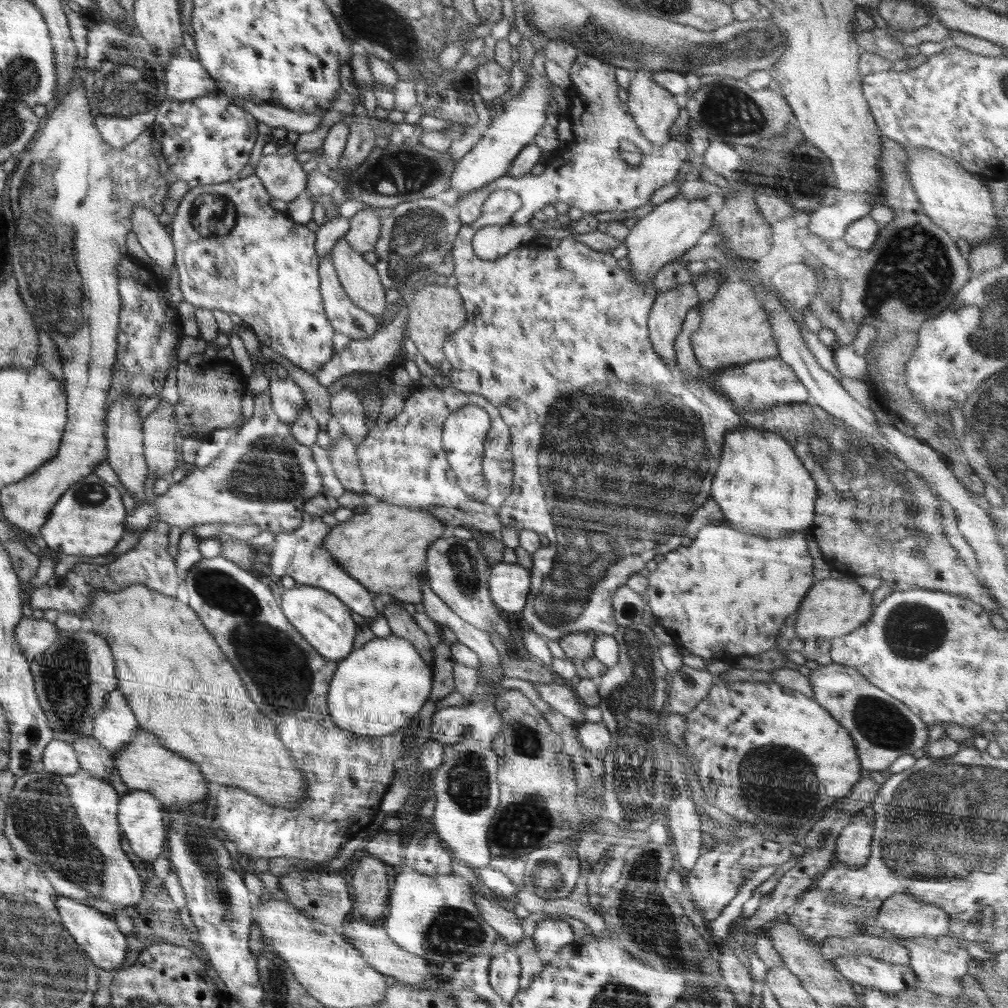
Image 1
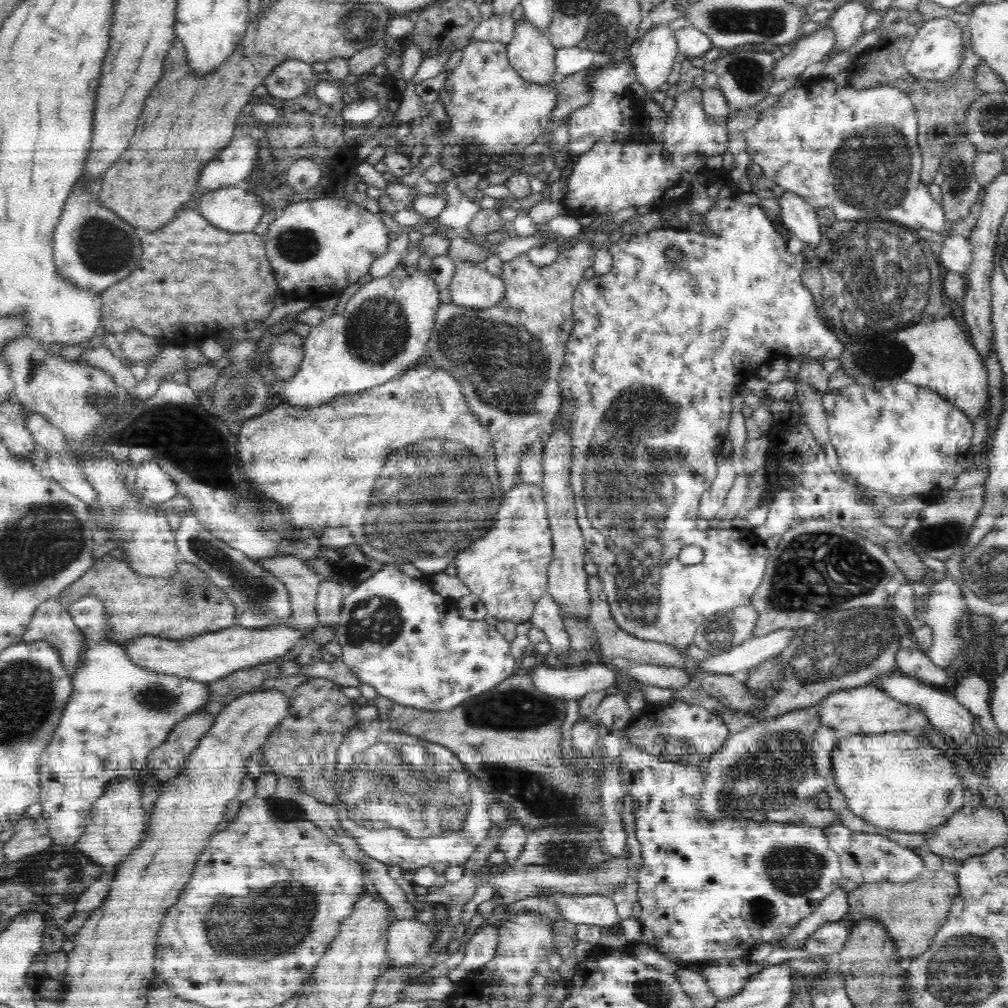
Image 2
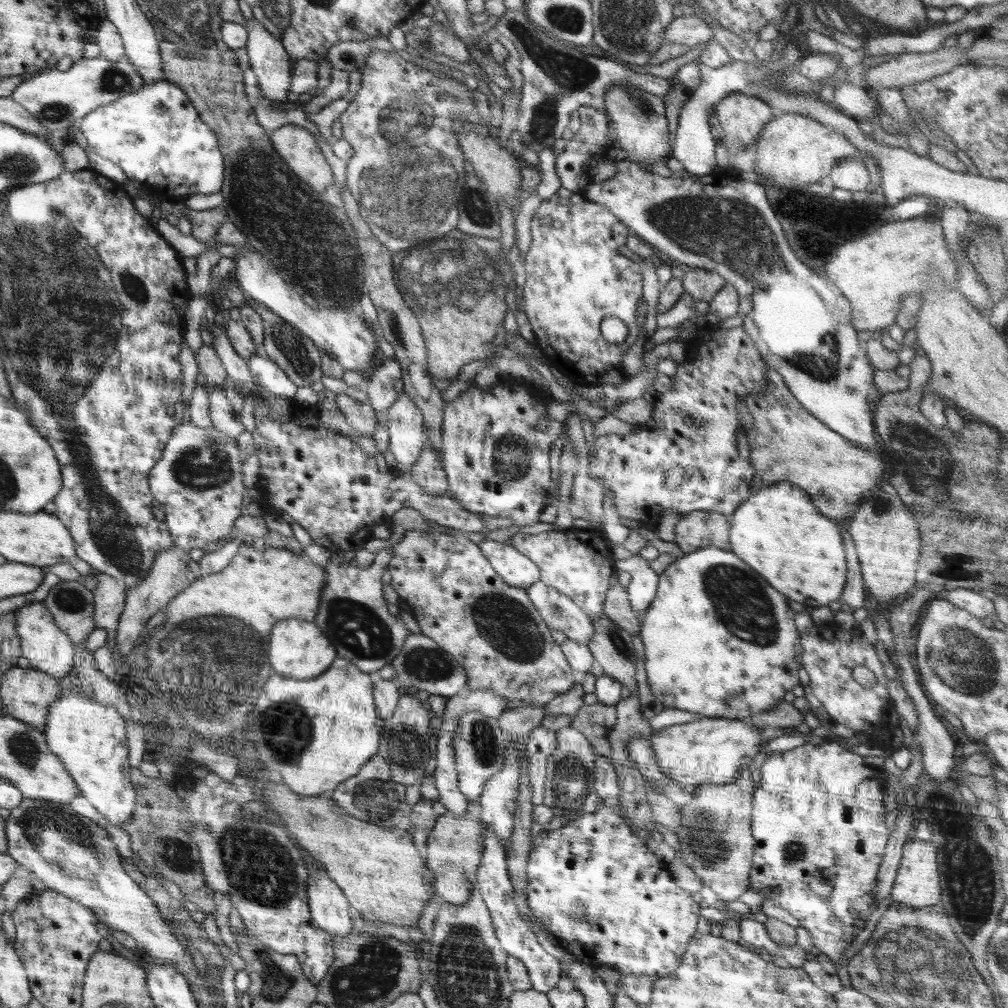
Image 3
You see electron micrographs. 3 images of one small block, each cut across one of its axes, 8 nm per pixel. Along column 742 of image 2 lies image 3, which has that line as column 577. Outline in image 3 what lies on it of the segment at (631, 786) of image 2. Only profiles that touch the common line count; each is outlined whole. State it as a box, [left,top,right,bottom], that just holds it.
[525,798,701,982]

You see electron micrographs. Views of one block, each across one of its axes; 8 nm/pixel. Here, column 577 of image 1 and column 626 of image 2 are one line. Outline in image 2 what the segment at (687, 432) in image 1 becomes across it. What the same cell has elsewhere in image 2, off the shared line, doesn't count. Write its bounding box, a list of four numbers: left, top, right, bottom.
[552,196,844,654]

